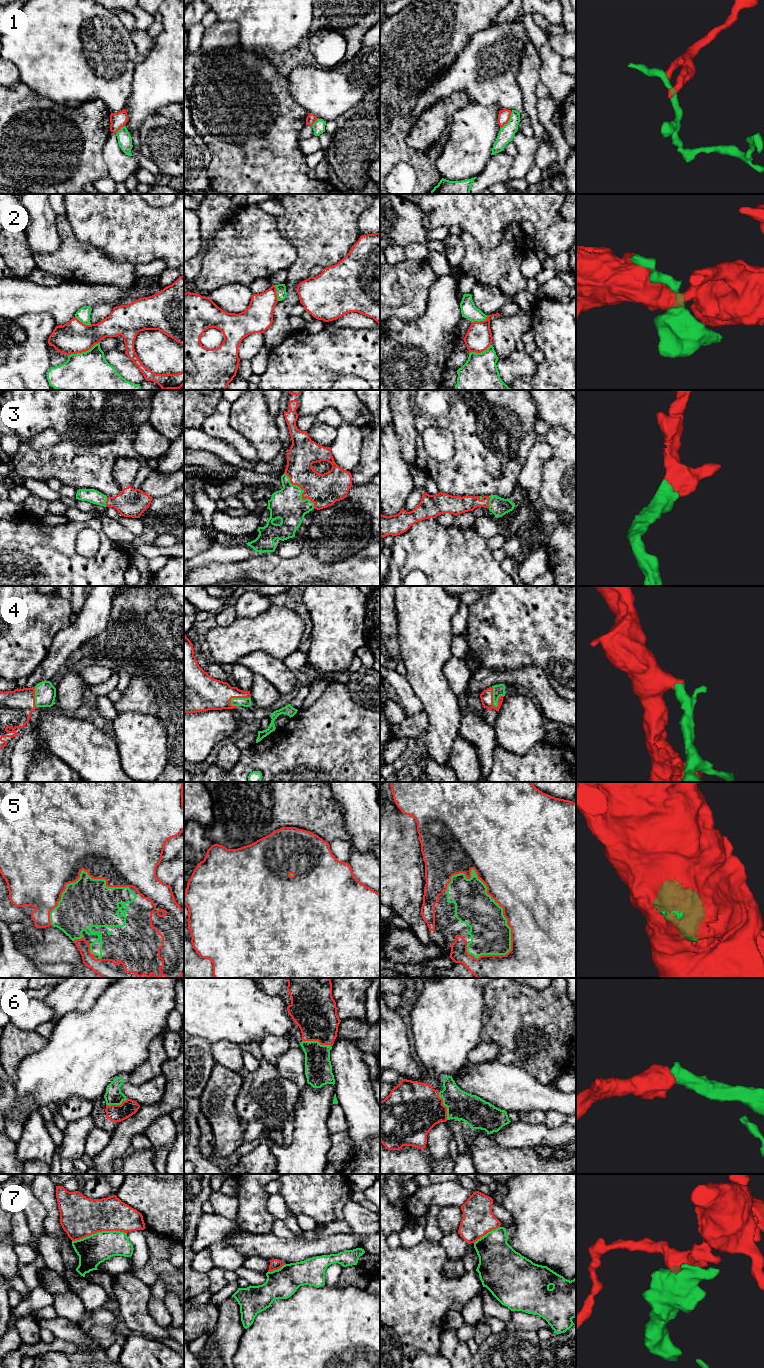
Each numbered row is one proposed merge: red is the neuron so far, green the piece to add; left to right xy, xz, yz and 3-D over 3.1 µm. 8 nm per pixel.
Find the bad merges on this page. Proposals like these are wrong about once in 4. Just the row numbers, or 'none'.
1, 2, 7

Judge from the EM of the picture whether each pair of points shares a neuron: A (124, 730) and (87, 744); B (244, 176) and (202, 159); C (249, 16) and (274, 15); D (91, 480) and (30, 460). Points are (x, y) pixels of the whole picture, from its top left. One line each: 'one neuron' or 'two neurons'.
A: two neurons
B: two neurons
C: one neuron
D: one neuron

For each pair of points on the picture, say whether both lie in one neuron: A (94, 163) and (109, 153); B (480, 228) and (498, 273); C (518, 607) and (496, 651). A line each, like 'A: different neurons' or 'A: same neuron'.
A: different neurons
B: different neurons
C: same neuron

